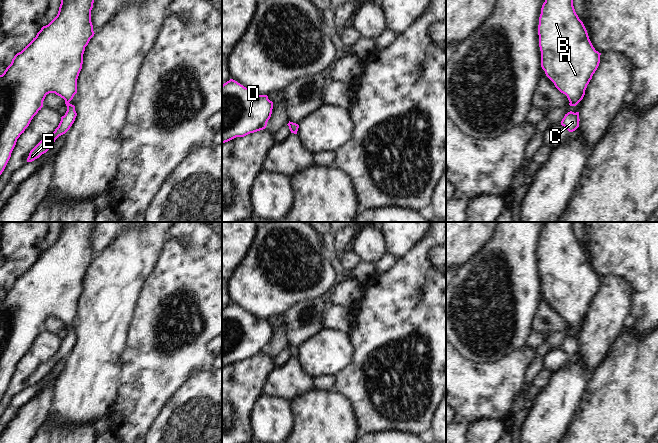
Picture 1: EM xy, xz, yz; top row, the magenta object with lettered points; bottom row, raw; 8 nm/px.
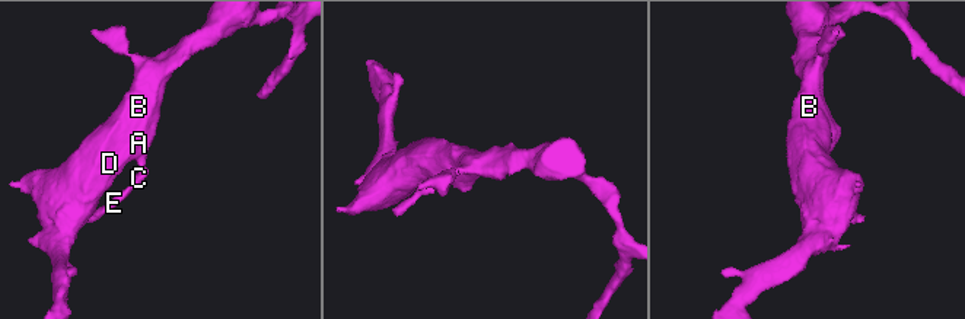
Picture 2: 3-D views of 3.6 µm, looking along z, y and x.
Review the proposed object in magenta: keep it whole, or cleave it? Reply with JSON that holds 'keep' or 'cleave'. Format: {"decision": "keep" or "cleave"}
{"decision": "keep"}

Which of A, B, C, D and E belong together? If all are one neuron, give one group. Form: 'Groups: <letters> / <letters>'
Groups: A B C D E.

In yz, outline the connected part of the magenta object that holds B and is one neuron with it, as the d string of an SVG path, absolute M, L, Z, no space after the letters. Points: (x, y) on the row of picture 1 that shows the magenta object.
M545 0L538 25L541 67L555 87L576 106L600 63L600 55L593 47L583 22L573 6L573 0Z

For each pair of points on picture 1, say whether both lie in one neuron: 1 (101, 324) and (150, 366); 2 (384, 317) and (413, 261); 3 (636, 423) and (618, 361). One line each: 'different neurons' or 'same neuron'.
1: different neurons
2: same neuron
3: same neuron

